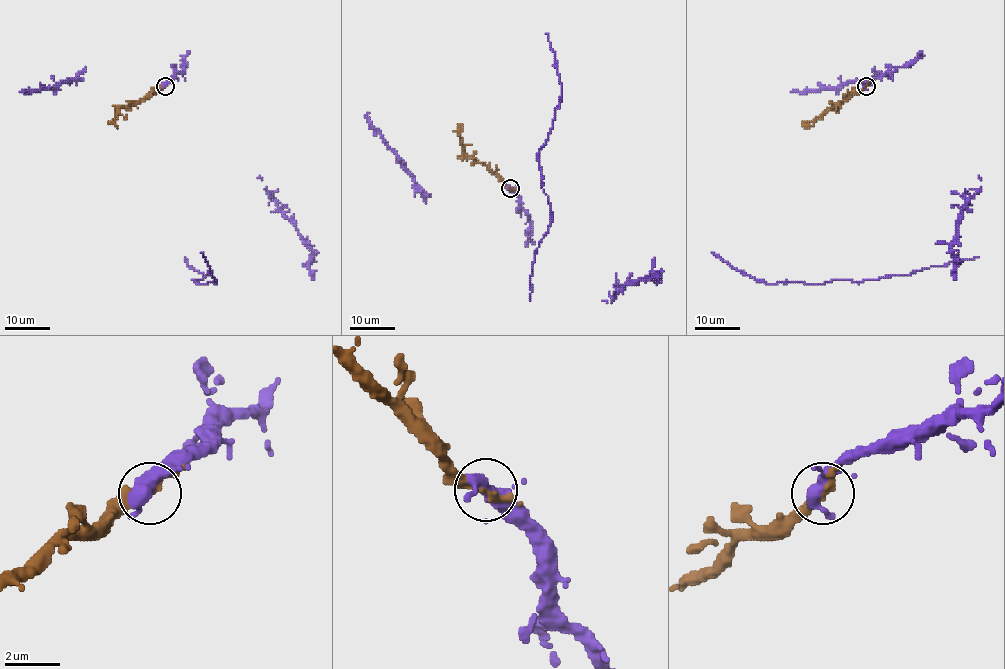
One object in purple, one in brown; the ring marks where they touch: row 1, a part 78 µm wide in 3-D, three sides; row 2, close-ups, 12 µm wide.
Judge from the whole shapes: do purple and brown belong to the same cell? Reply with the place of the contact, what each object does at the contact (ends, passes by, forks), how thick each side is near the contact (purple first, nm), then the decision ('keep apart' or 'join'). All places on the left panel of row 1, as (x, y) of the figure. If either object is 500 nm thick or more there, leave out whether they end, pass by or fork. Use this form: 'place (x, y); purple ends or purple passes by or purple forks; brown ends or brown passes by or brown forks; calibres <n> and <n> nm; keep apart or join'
place (165, 86); purple forks; brown passes by; calibres 360 and 240 nm; join

